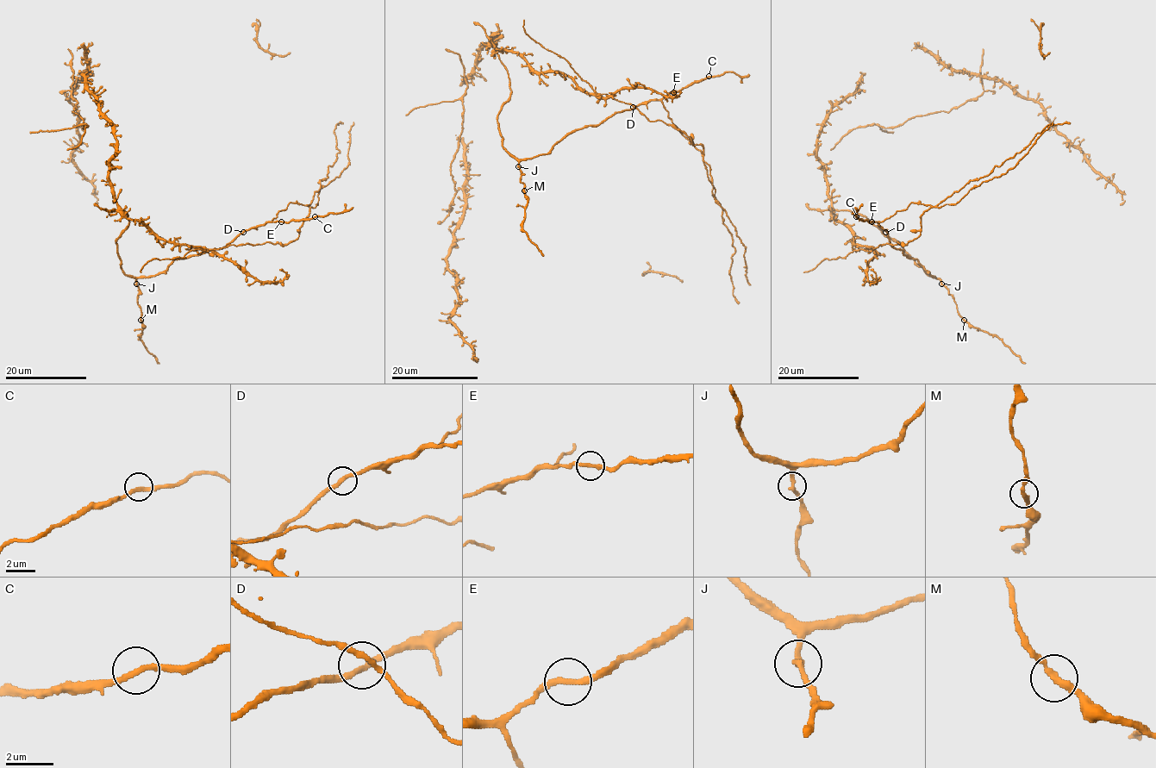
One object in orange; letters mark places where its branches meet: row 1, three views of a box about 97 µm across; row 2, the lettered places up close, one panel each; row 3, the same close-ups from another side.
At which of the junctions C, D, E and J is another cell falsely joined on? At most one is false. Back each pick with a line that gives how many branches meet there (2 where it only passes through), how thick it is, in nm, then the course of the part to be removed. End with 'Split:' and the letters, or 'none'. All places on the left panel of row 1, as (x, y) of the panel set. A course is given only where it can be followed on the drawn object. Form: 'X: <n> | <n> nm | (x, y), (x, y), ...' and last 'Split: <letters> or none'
Split: none

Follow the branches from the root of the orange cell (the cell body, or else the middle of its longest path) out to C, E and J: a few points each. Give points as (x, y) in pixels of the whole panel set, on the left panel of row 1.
C: (128, 217), (116, 209), (128, 220), (116, 239), (120, 267), (146, 277), (267, 222), (315, 216)
E: (128, 217), (116, 209), (128, 220), (116, 252), (122, 271), (135, 277), (281, 221)
J: (128, 217), (116, 209), (123, 210), (128, 220), (128, 227), (116, 239), (116, 252), (120, 268), (135, 284)

